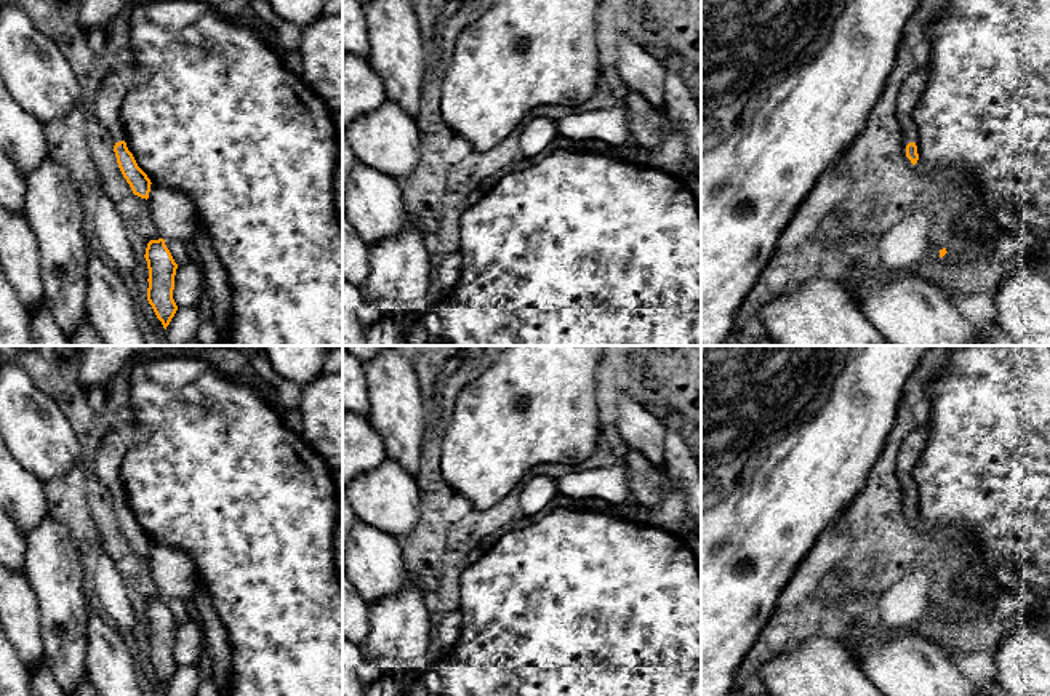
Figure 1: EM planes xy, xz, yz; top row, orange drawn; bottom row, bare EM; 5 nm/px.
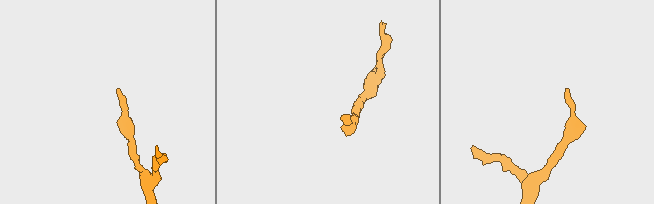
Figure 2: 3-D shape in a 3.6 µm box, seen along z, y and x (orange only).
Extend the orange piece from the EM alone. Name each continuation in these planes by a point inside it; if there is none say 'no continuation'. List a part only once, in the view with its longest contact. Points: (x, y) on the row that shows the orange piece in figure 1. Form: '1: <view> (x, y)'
1: xy (111, 93)

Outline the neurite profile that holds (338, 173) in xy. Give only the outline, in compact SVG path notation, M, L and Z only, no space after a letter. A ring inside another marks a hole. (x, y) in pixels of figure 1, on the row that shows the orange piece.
M343 166L335 170L335 206L343 222Z

